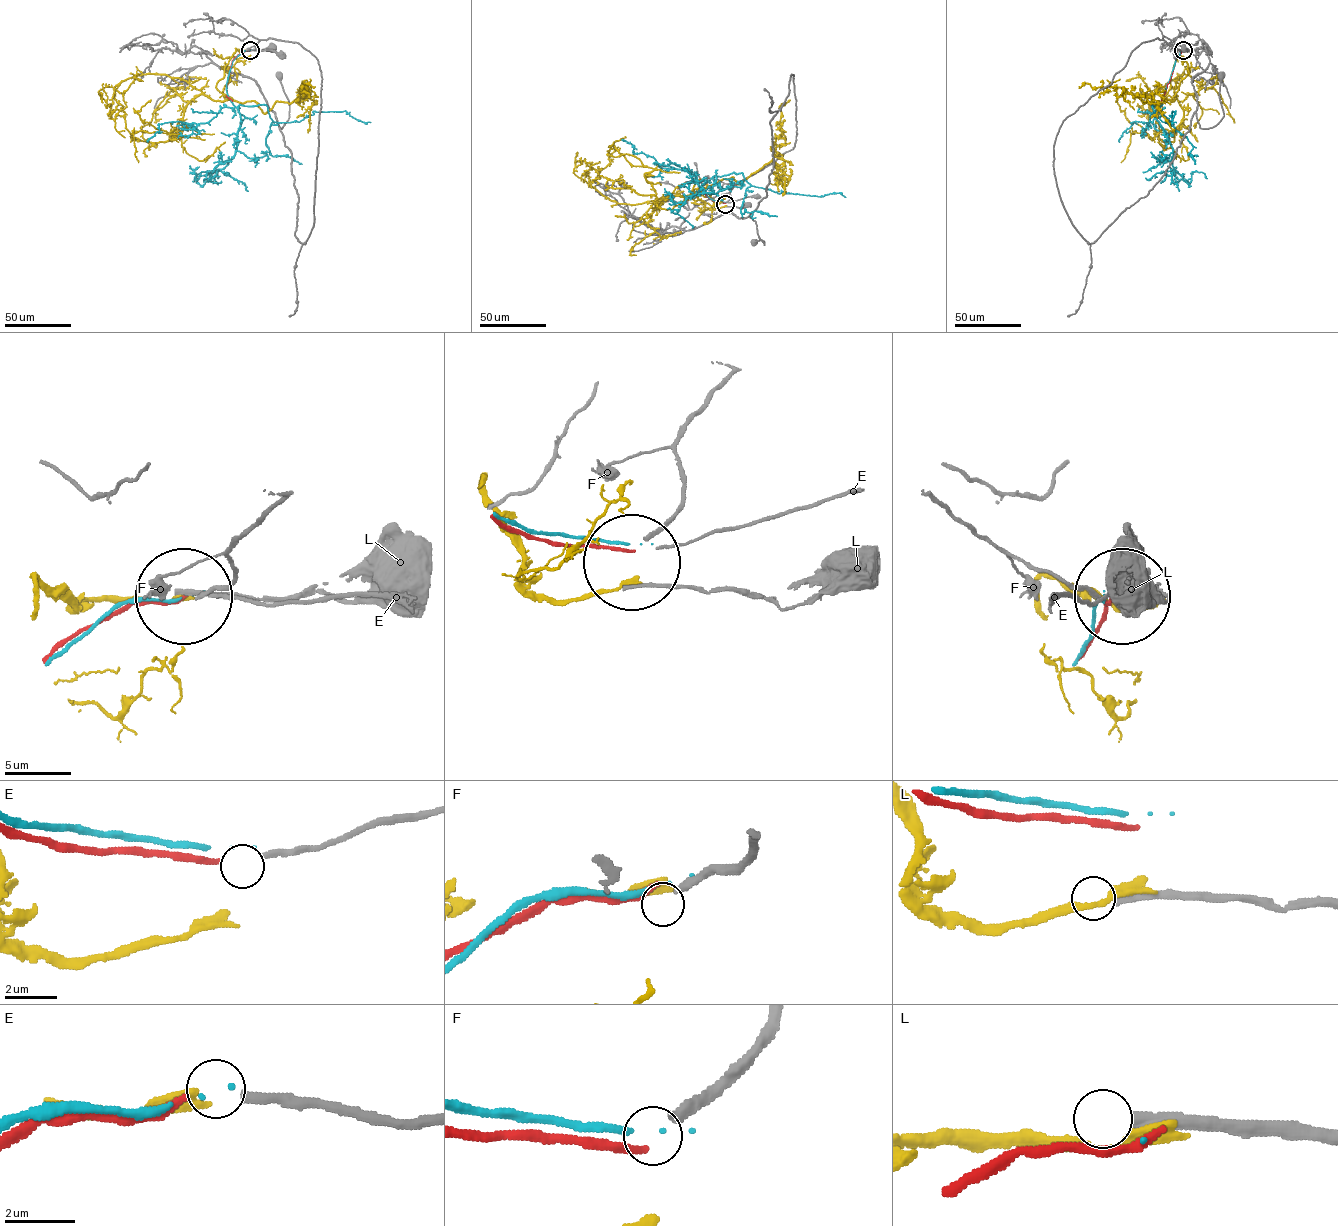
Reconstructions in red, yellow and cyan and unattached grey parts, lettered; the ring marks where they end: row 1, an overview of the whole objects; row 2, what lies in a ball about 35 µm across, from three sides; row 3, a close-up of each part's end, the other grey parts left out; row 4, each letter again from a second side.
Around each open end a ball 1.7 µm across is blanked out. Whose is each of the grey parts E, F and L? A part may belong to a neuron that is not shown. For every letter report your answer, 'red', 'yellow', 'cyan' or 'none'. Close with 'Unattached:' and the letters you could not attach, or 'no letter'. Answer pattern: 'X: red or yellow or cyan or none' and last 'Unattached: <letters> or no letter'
E: red
F: none
L: none
Unattached: F, L

